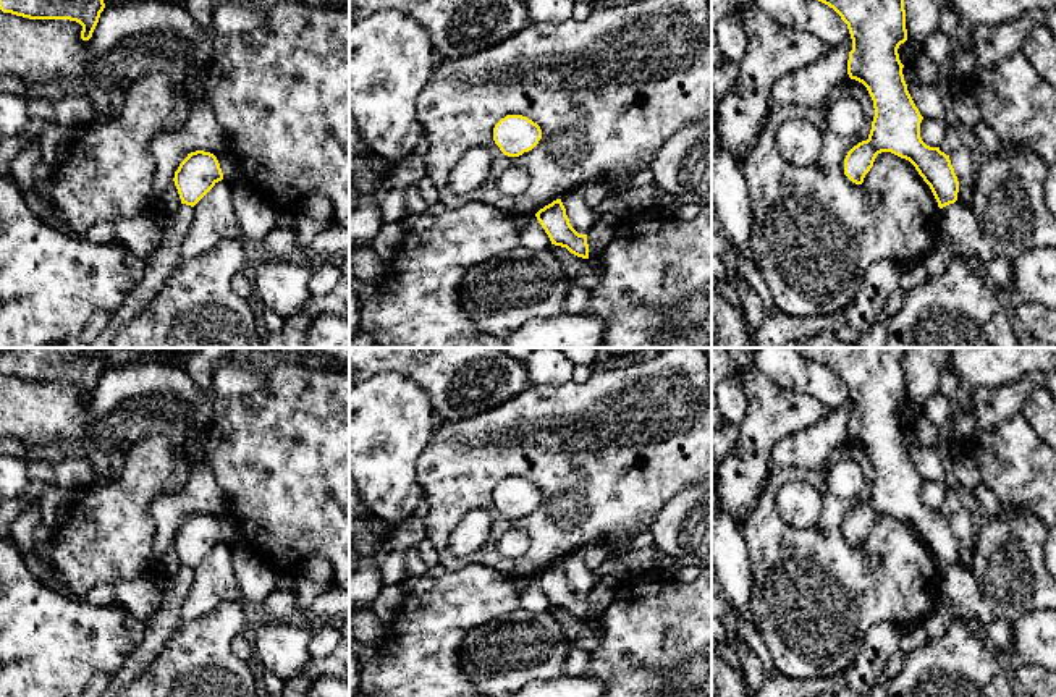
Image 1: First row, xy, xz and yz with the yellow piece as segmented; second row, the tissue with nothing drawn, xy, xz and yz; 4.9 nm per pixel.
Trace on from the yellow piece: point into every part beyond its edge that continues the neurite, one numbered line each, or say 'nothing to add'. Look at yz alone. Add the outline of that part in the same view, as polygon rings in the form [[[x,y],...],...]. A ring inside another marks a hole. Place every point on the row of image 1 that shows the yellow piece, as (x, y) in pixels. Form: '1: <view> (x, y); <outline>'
nothing to add

